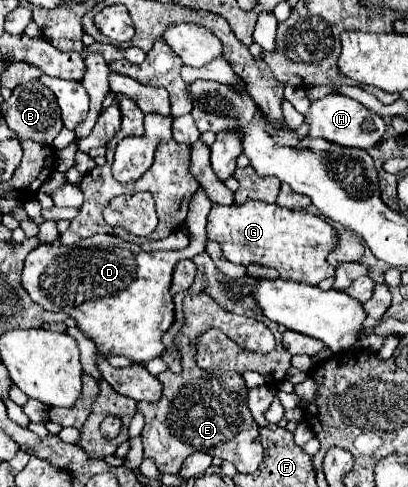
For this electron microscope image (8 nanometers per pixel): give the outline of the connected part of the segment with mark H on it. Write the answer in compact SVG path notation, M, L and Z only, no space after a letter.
M327 95L323 99L311 101L307 119L309 119L311 137L323 137L327 141L333 141L333 143L339 143L345 147L371 149L377 143L381 143L381 139L385 139L385 133L389 131L389 125L385 123L385 119L381 115L373 113L359 101L345 97L345 95Z

